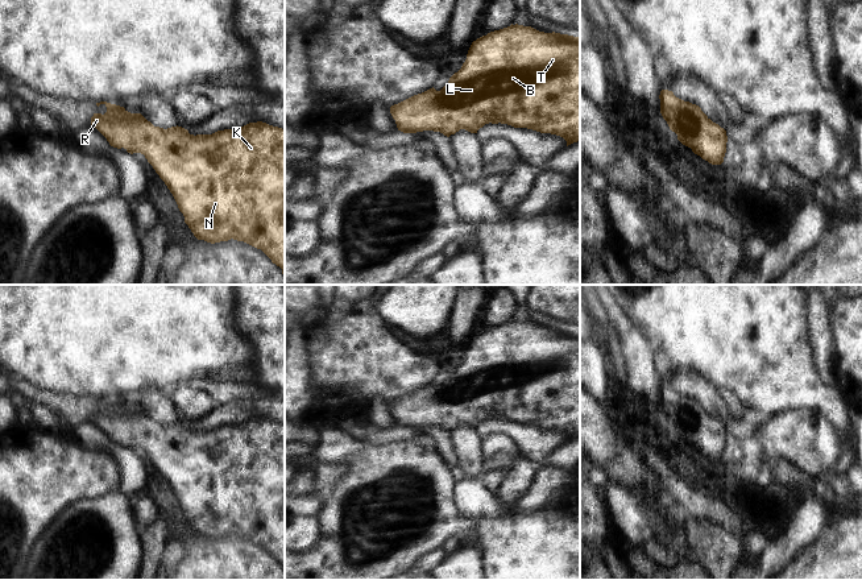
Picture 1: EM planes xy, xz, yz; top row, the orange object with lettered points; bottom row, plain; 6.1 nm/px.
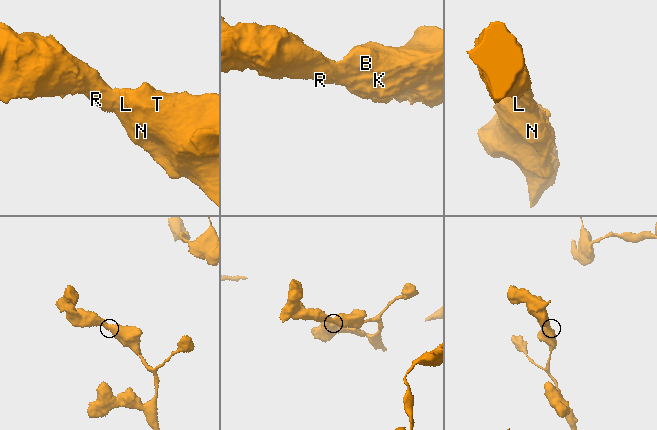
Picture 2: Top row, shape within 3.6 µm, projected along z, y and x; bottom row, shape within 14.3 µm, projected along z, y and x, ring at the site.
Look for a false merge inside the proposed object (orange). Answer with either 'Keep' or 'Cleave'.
Keep.

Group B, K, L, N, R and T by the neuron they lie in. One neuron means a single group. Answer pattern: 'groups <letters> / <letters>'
groups B K L N R T

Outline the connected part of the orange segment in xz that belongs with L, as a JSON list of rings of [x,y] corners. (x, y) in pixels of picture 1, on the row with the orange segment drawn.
[[[518,24],[490,32],[472,42],[461,69],[440,91],[432,87],[414,95],[391,105],[390,113],[403,133],[434,130],[449,137],[460,129],[477,133],[485,124],[501,123],[560,136],[568,146],[580,141],[580,37],[544,33]]]

